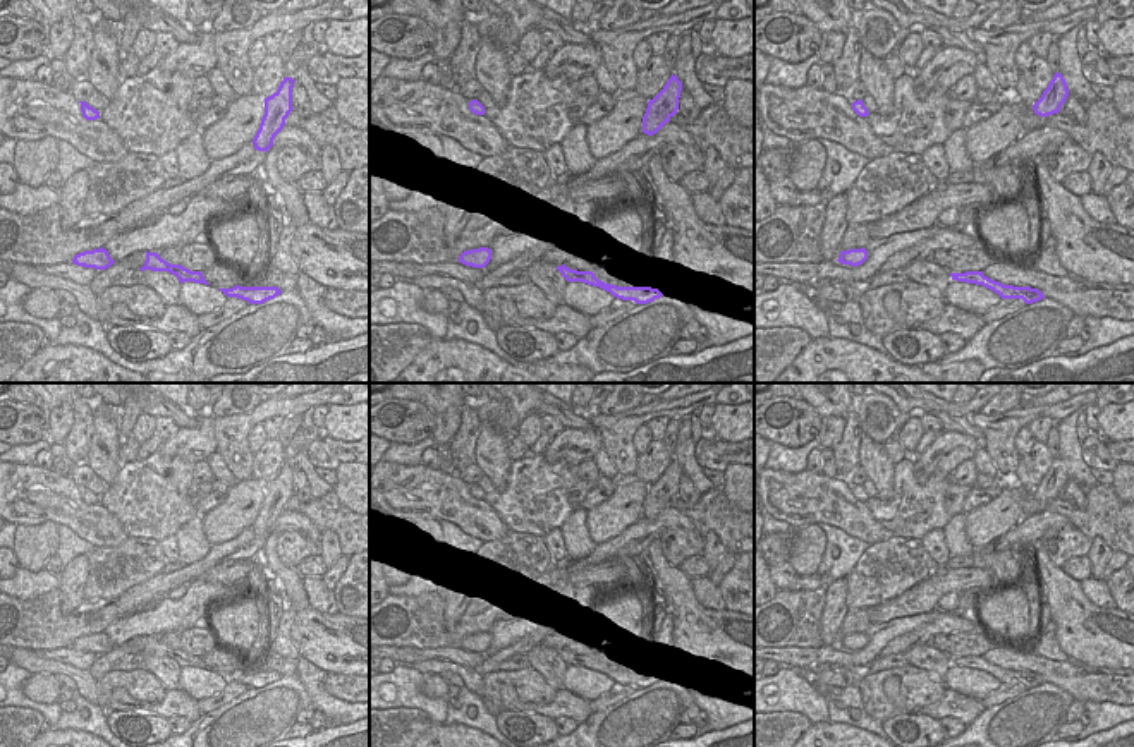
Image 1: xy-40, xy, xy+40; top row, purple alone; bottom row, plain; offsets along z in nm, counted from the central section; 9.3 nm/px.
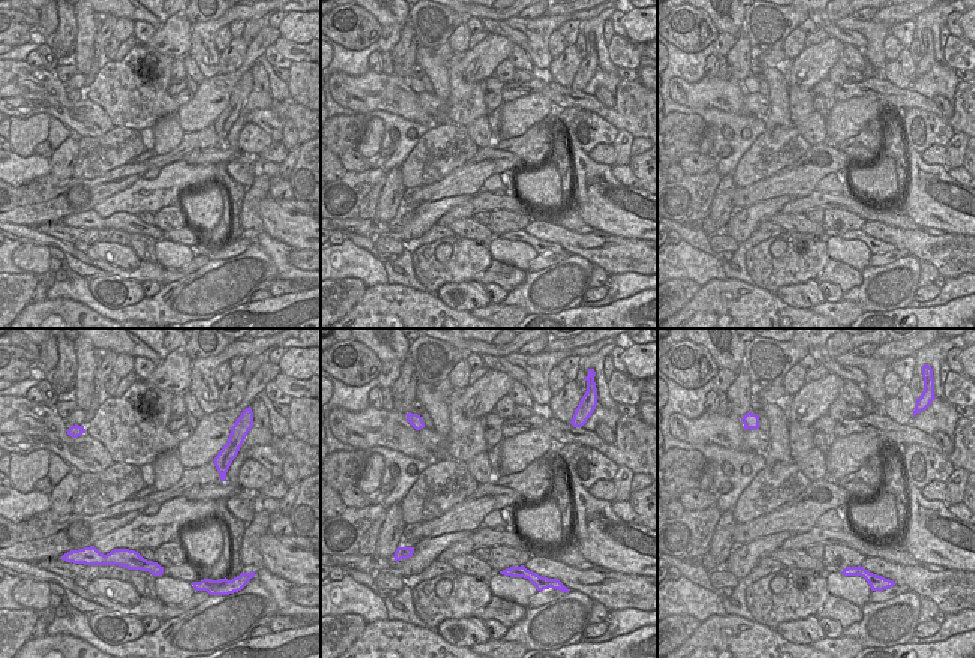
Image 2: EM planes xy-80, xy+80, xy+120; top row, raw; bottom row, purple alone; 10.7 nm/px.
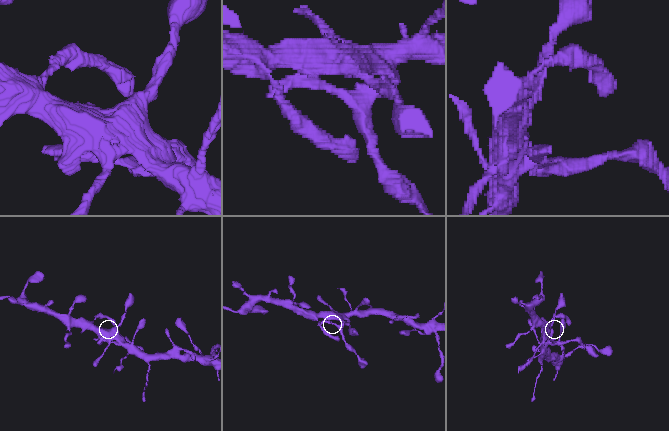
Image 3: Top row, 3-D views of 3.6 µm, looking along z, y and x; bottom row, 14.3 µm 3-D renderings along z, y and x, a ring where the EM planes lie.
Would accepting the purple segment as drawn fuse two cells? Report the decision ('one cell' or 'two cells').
two cells

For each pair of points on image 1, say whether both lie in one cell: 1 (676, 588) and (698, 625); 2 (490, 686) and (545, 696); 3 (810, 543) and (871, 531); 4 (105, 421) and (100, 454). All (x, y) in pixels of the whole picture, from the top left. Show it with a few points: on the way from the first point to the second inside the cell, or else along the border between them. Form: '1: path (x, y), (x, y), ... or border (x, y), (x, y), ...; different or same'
1: path (677, 596), (689, 617); same
2: path (504, 679), (521, 679), (531, 687); same
3: border (816, 522), (794, 529); different
4: path (105, 430), (97, 445); same

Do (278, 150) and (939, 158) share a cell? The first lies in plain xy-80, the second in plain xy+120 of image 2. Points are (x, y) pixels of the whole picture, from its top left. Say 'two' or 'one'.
one

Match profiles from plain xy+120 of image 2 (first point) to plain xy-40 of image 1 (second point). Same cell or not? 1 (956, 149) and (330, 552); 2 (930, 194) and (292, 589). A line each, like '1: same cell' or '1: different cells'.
1: same cell
2: same cell

